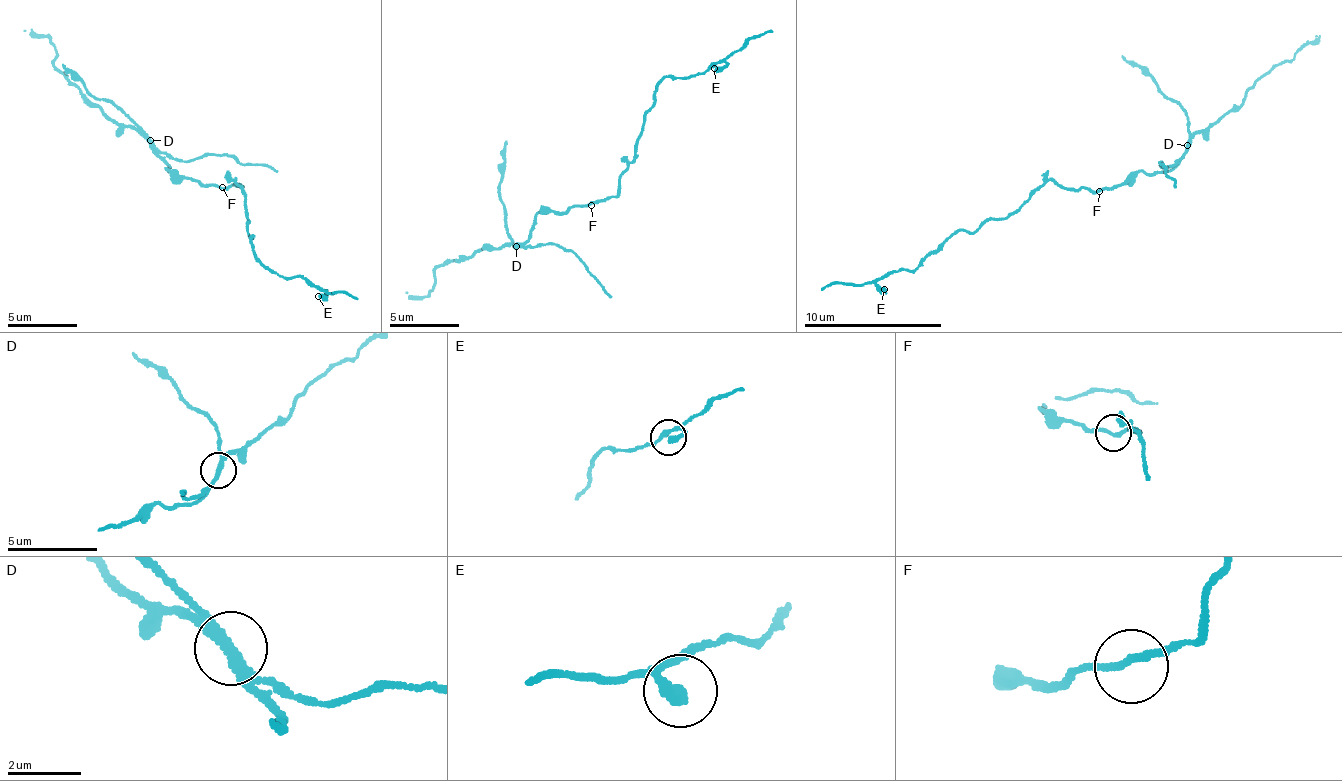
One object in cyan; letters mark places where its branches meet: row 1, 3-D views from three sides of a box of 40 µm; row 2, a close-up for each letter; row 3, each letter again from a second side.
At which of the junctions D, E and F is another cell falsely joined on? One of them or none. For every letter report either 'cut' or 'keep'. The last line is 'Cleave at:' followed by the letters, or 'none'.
D: cut
E: keep
F: keep
Cleave at: D

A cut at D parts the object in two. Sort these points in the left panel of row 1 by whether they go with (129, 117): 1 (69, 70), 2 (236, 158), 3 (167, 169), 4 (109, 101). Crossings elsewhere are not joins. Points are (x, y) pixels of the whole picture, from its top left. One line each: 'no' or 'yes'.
1: yes
2: yes
3: no
4: yes

